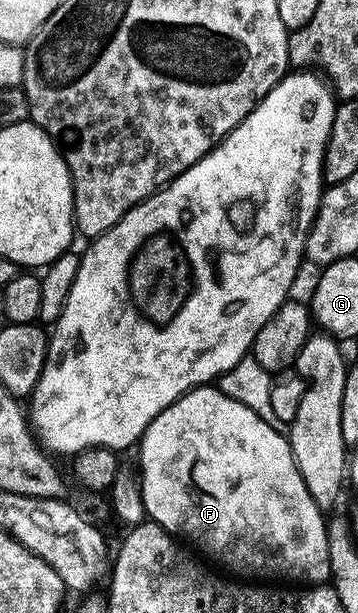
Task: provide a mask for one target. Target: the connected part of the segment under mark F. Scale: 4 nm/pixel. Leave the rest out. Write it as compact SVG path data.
M199 386L196 388L191 388L189 392L184 393L180 399L172 402L160 414L156 414L156 418L152 418L152 422L149 426L147 426L146 432L143 433L140 443L137 445L136 453L138 452L138 464L140 467L142 467L142 474L140 470L140 489L142 493L143 506L145 508L145 515L149 517L149 519L153 521L153 523L159 524L165 532L169 532L175 537L185 538L187 541L195 540L195 542L198 543L199 546L202 547L203 550L206 551L212 559L219 560L219 562L222 563L224 567L231 568L231 570L234 572L243 572L243 574L246 575L243 577L266 578L262 576L287 576L287 578L290 580L298 580L290 582L329 581L331 579L330 555L328 554L328 538L326 537L326 529L328 527L328 524L325 519L322 521L322 516L324 516L323 509L320 509L316 506L316 502L312 498L312 494L308 494L308 486L304 486L304 478L300 478L300 470L298 469L298 467L296 466L296 462L294 461L294 455L292 454L292 450L290 449L289 439L287 439L287 437L283 435L283 433L281 436L281 434L277 431L279 431L279 429L275 427L275 425L264 422L264 418L260 418L252 410L248 410L248 406L244 406L239 402L239 400L233 400L228 396L228 394L224 394L223 392L221 392L221 390L217 388L217 386Z

